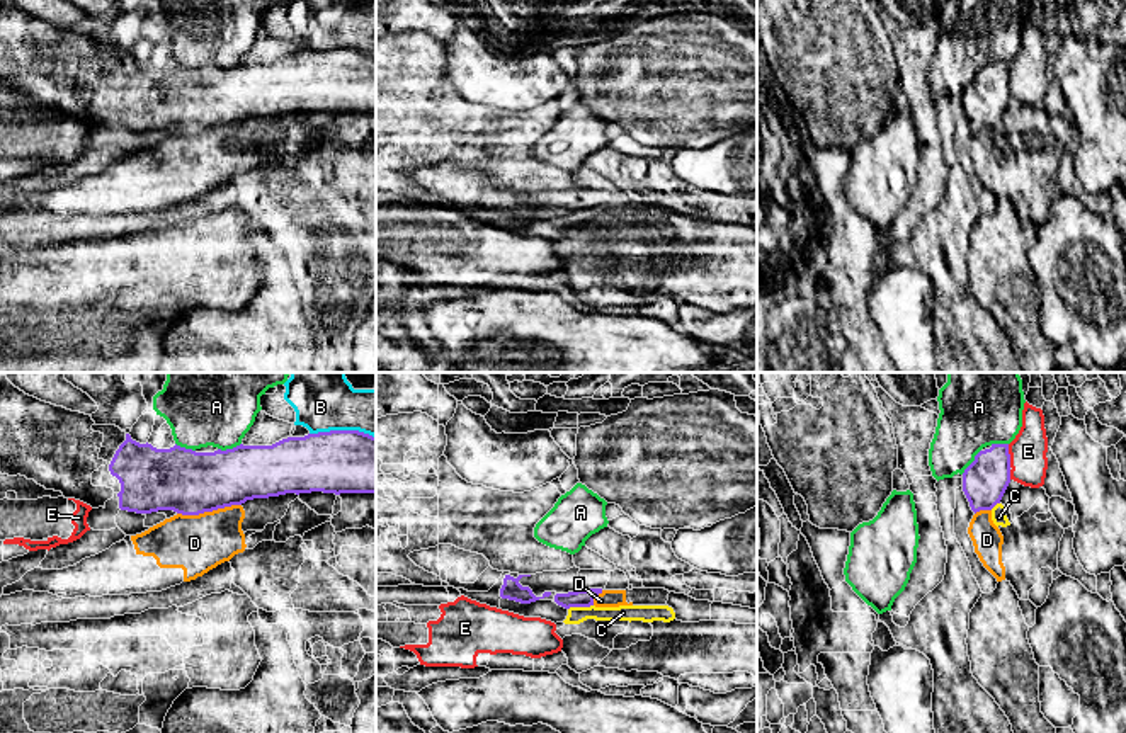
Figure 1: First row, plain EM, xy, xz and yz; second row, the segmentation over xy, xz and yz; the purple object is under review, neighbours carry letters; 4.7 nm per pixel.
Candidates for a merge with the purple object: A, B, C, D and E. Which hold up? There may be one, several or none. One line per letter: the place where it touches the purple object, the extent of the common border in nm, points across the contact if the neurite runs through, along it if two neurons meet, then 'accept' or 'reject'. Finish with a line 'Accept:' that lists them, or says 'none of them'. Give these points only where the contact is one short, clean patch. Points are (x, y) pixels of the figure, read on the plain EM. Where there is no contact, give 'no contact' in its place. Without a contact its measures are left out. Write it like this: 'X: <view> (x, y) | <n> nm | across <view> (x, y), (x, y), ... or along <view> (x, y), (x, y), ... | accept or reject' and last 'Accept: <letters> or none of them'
A: yz (973, 80) | 150 nm | along yz (980, 68), (961, 92) | reject
B: xy (342, 50) | 320 nm | reject
C: xz (580, 225) | 120 nm | along xz (592, 223), (568, 228) | reject
D: xy (208, 130) | 300 nm | along xy (240, 123), (198, 133), (177, 133) | reject
E: yz (1009, 75) | 110 nm | reject
Accept: none of them

